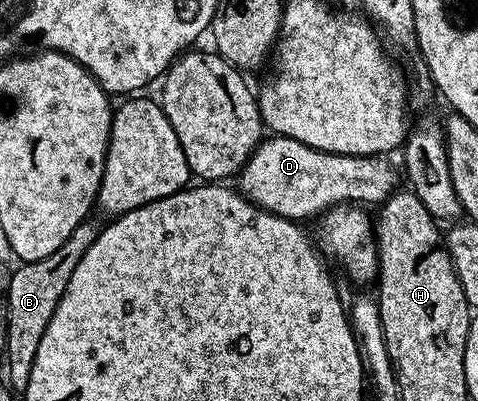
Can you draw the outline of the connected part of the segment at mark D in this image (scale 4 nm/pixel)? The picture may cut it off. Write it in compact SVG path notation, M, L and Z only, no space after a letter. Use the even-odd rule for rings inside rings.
M269 135L241 169L239 192L261 209L298 223L304 222L304 217L316 218L334 205L360 203L377 207L399 189L397 173L385 160L381 155L356 157L328 153L307 147L299 139Z

